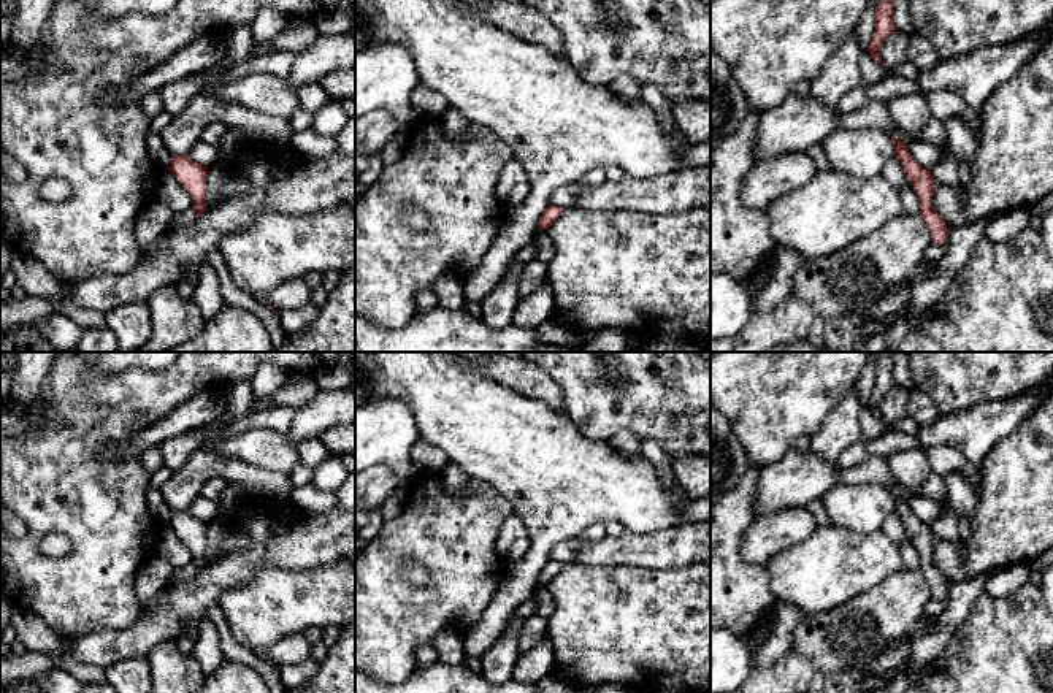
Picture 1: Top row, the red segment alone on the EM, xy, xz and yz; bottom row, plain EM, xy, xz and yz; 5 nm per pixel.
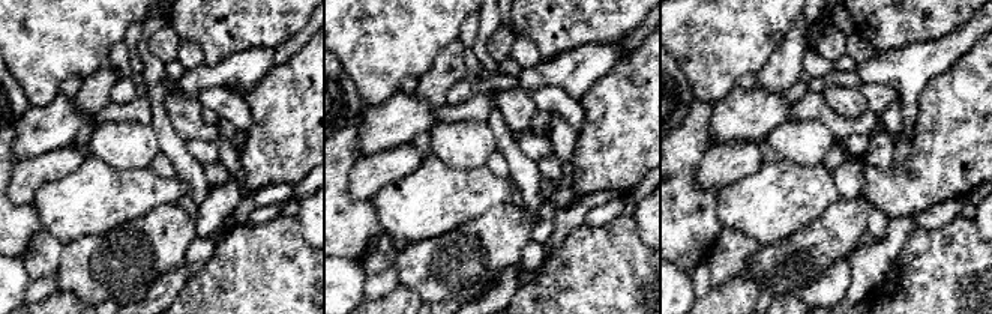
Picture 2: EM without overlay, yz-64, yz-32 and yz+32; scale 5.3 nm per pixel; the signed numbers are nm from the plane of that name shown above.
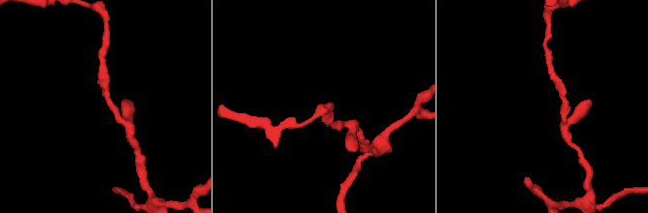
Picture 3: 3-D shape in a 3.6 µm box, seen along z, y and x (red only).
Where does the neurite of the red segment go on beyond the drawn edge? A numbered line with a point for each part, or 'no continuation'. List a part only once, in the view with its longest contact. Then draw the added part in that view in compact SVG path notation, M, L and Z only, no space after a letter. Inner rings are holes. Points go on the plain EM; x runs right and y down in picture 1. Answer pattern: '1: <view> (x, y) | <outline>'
no continuation

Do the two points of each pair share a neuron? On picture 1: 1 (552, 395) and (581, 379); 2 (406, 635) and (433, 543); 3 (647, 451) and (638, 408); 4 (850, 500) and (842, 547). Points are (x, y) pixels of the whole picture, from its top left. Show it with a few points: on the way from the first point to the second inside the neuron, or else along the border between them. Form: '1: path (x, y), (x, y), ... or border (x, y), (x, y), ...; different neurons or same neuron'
1: border (538, 368), (559, 387), (560, 408), (563, 411); different neurons
2: path (422, 612), (436, 598), (436, 565); same neuron
3: border (641, 438), (650, 438), (670, 457); different neurons
4: border (830, 524), (857, 533), (880, 530); different neurons

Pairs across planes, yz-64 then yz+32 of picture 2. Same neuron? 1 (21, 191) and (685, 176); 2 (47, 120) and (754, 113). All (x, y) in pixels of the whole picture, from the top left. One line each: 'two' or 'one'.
1: two
2: one

